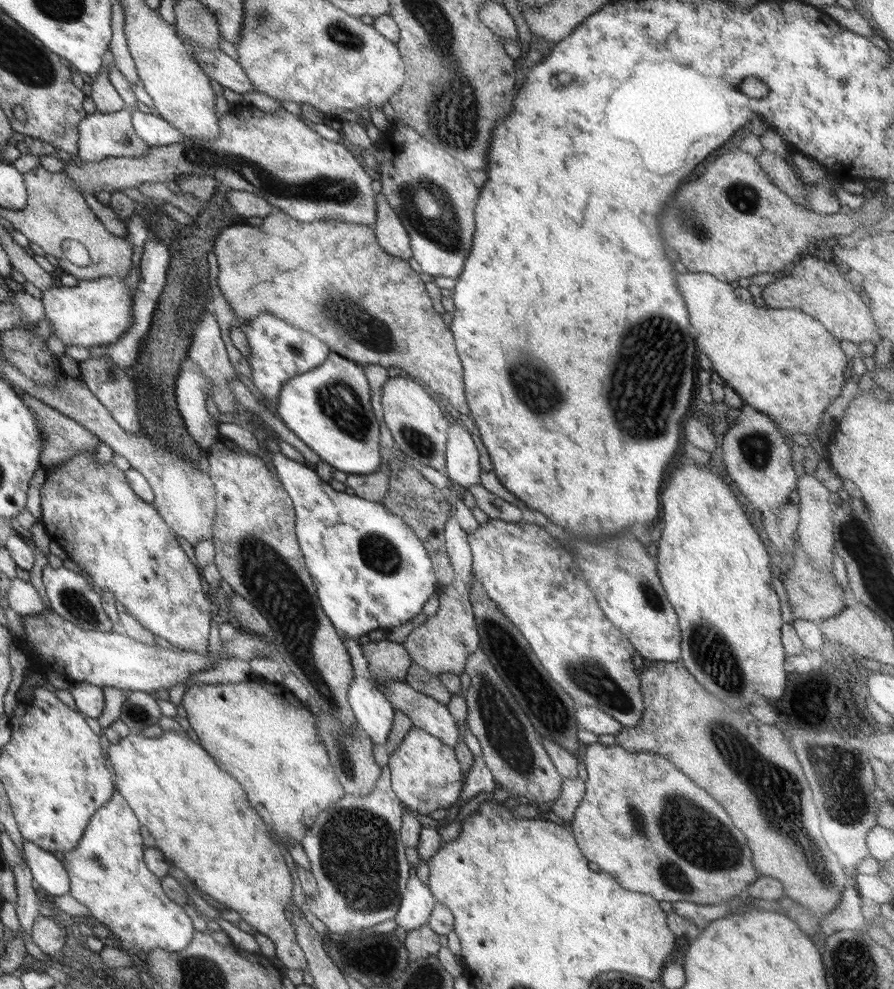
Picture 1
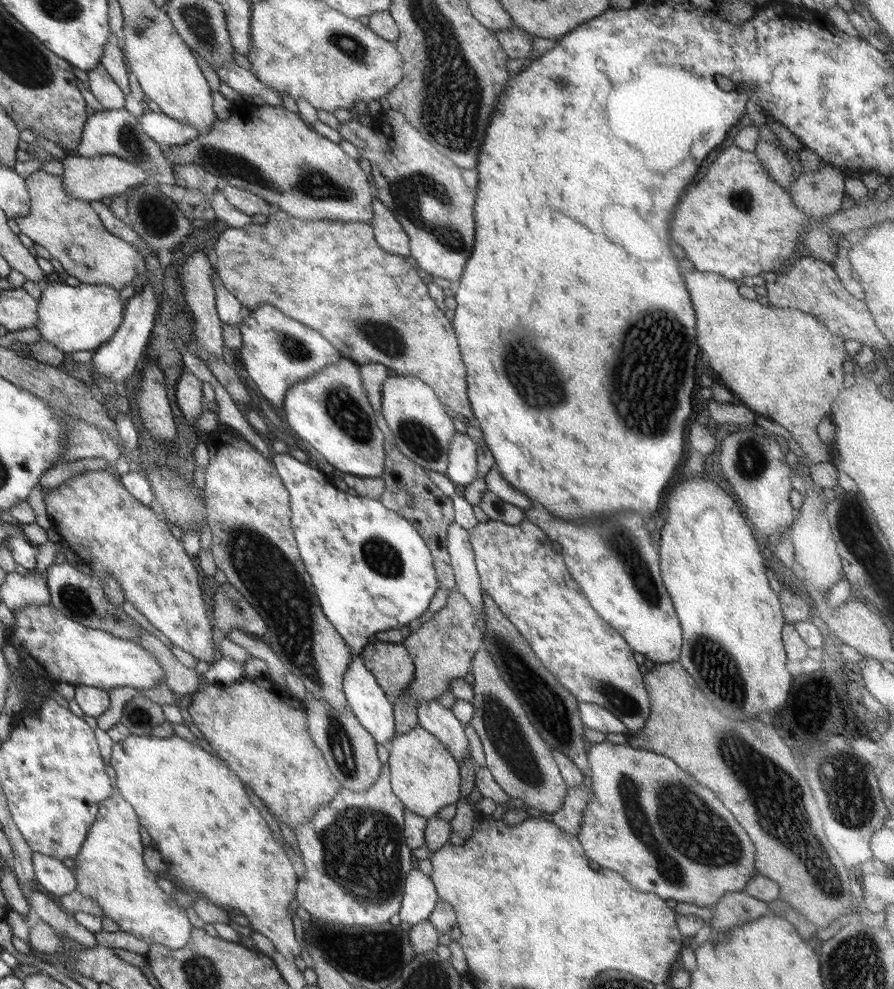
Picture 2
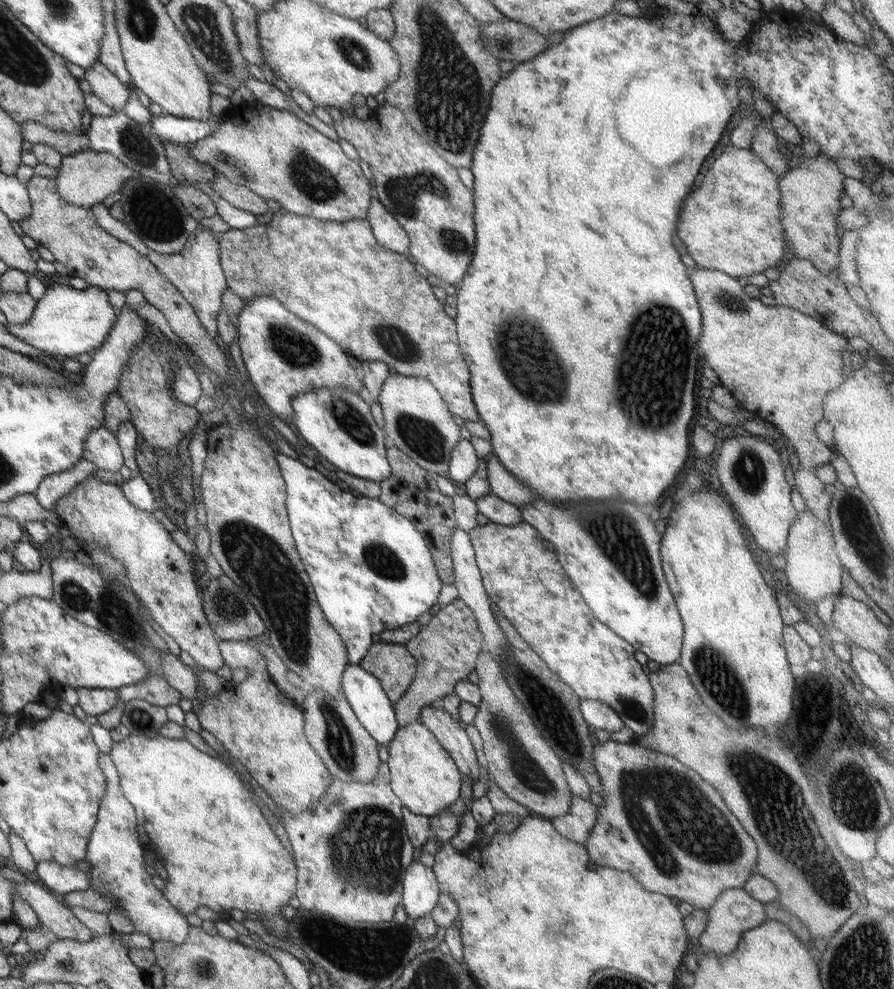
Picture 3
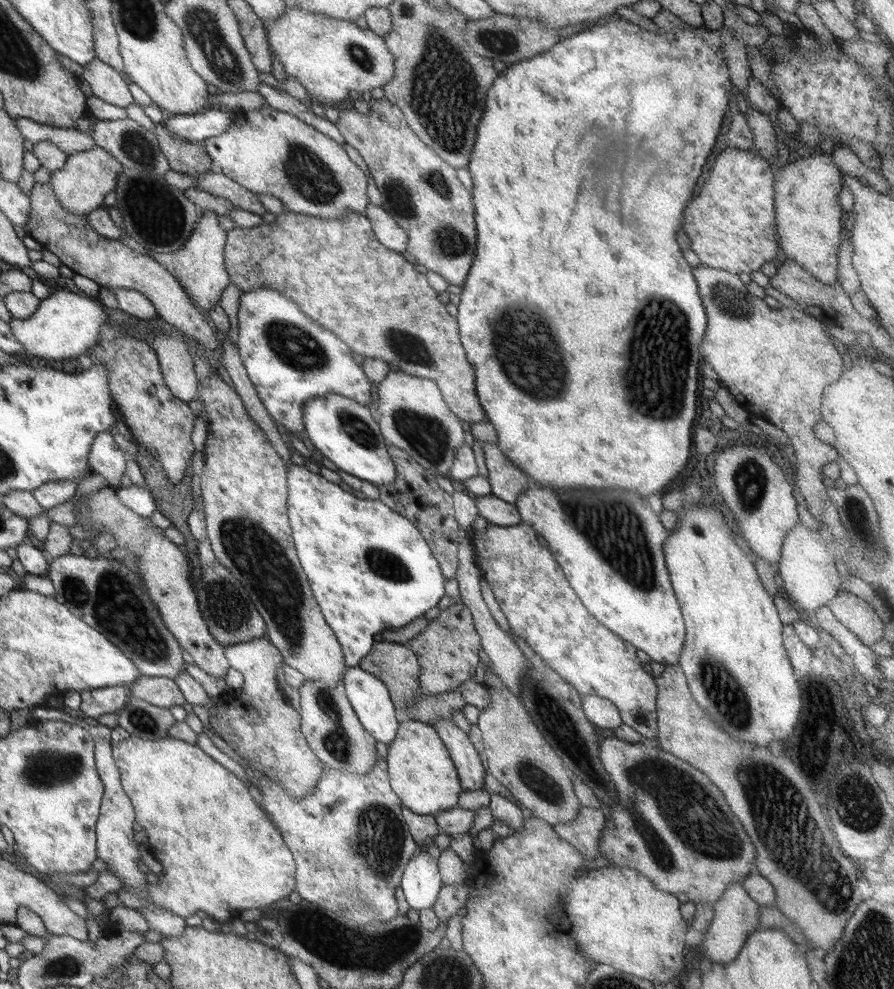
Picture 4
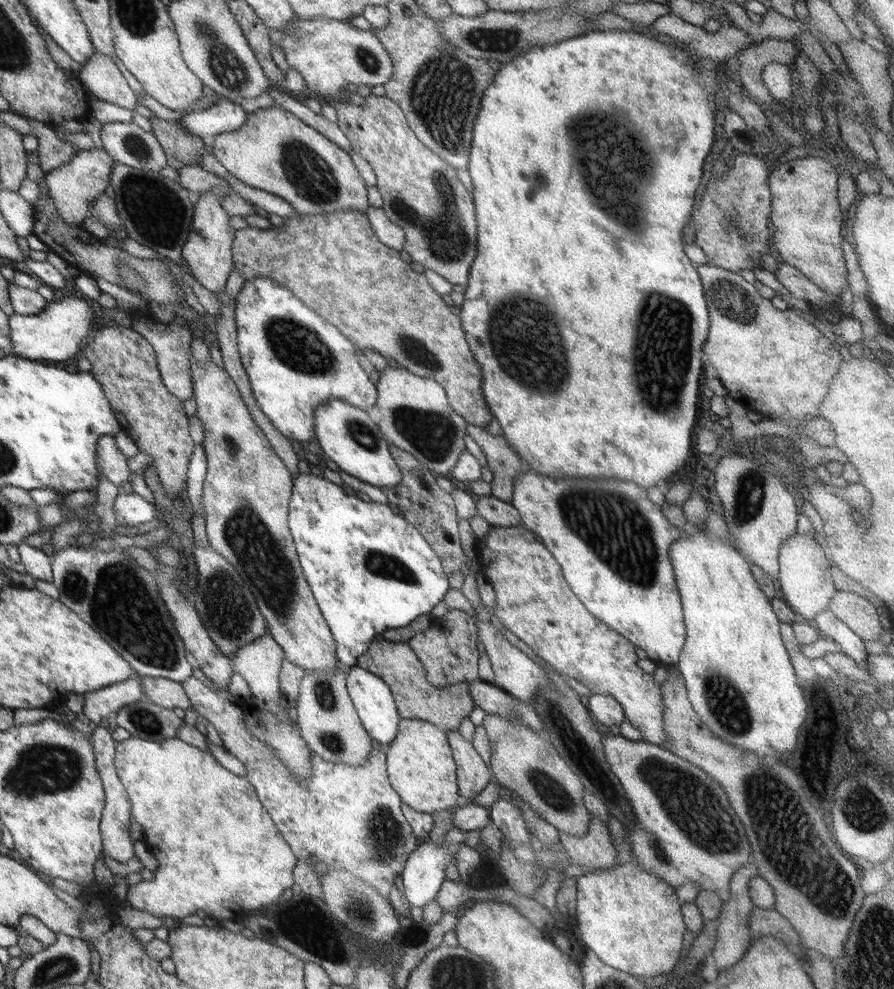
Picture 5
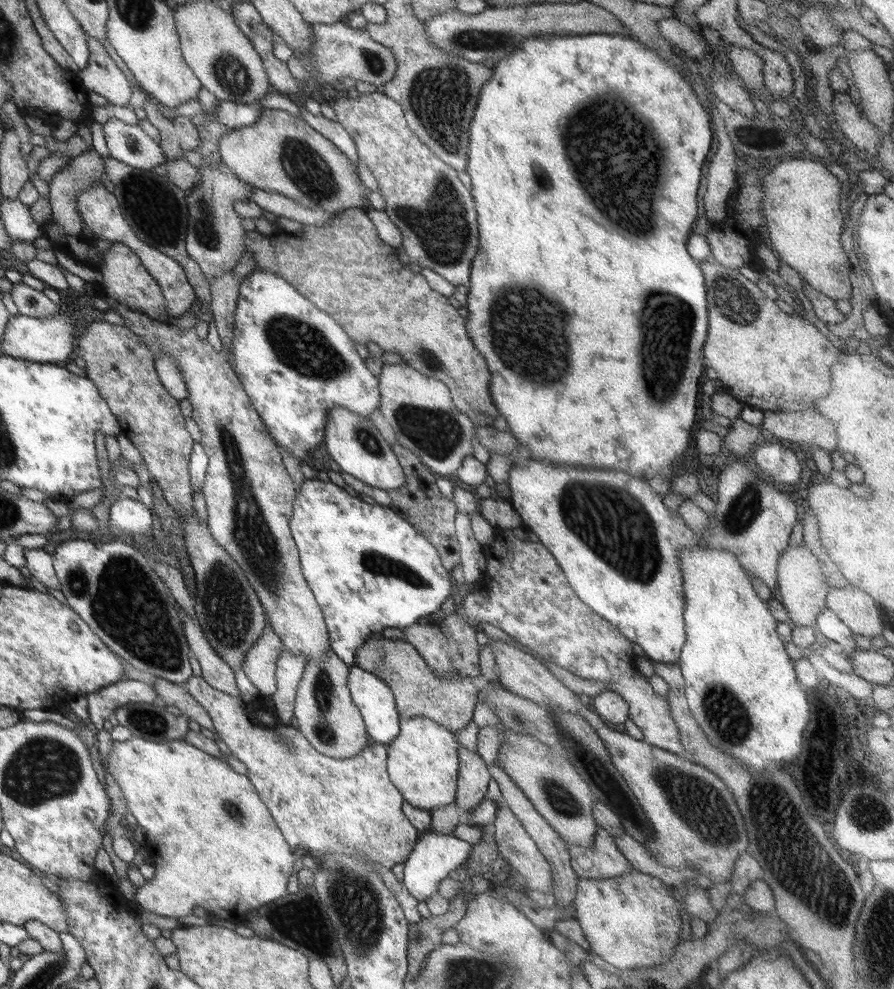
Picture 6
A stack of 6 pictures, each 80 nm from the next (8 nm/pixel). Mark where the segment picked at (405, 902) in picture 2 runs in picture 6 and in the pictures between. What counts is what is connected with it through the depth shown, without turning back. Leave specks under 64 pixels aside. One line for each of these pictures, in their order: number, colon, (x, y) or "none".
3: (420, 893)
4: (420, 883)
5: (423, 875)
6: (434, 855)

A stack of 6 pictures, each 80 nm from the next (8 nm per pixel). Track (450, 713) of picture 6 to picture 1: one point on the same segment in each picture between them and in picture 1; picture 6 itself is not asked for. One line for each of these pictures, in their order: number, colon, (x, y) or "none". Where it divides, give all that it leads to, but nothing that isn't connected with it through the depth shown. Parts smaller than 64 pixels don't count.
1: (387, 661)
2: (389, 663)
3: (390, 663)
4: (394, 664)
5: (394, 663)

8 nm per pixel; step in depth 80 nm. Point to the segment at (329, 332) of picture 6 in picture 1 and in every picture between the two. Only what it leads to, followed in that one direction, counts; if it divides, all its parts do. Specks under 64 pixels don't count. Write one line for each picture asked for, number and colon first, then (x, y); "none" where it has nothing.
1: (278, 352)
2: (277, 352)
3: (283, 356)
4: (289, 360)
5: (293, 359)

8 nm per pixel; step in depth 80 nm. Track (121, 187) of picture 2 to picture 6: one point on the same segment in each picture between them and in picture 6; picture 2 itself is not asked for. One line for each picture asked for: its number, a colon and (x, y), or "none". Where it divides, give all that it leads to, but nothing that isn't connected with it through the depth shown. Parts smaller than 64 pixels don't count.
3: (85, 178)
4: (86, 177)
5: (73, 186)
6: (83, 171)

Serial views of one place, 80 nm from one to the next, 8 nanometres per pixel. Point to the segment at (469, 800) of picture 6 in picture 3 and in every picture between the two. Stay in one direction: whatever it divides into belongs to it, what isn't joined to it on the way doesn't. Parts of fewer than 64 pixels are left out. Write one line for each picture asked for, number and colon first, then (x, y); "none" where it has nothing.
3: (450, 734)
4: (469, 770)
5: (472, 775)

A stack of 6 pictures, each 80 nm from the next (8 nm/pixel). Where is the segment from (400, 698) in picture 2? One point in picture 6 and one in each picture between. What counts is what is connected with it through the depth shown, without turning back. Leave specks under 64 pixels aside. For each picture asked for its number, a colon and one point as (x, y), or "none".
3: (444, 649)
4: (447, 650)
5: (447, 649)
6: (449, 646)

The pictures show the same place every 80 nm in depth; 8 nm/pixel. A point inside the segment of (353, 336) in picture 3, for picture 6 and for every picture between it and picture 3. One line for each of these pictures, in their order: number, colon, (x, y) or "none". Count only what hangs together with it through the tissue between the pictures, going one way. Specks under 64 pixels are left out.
4: (334, 270)
5: (332, 262)
6: (340, 266)

